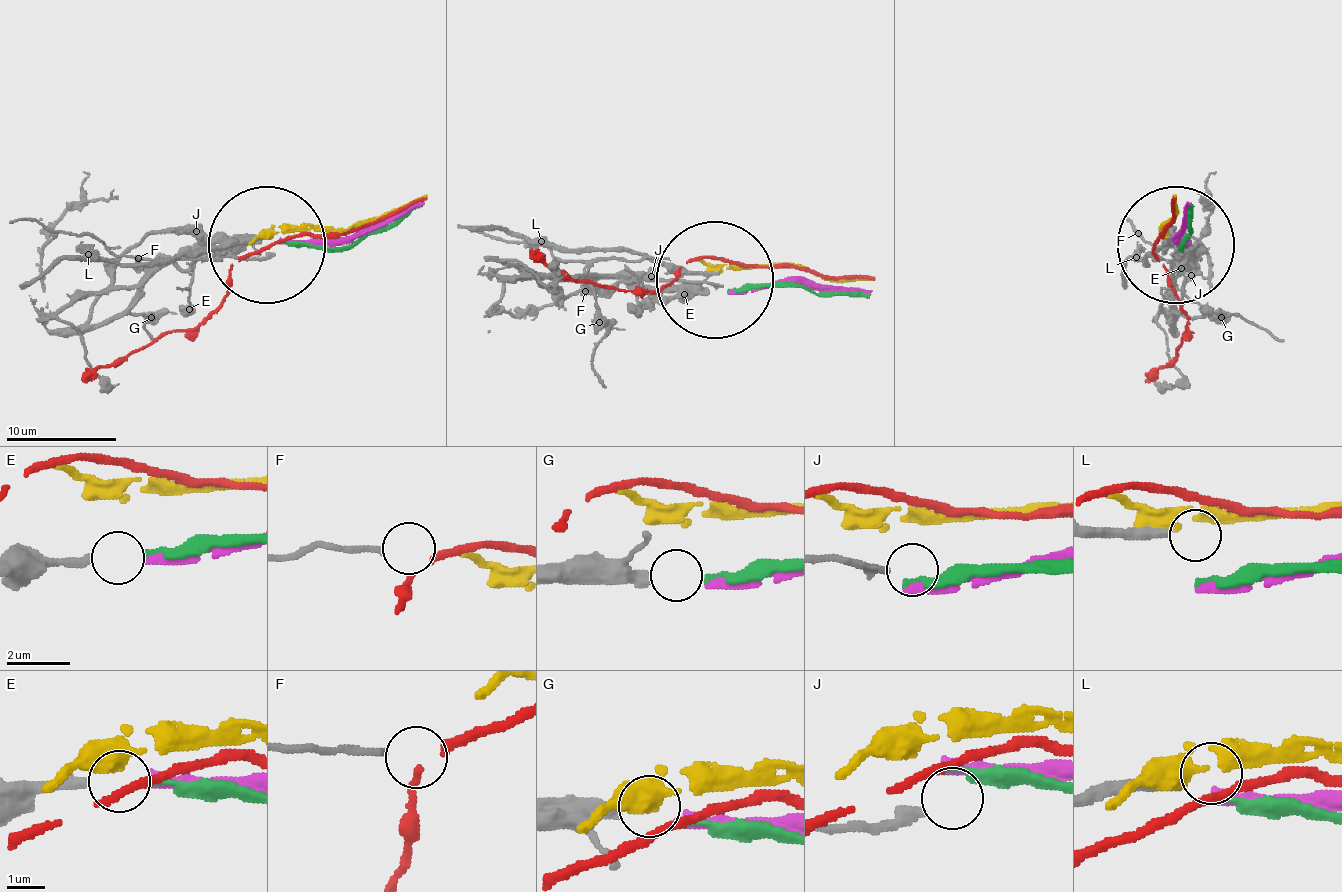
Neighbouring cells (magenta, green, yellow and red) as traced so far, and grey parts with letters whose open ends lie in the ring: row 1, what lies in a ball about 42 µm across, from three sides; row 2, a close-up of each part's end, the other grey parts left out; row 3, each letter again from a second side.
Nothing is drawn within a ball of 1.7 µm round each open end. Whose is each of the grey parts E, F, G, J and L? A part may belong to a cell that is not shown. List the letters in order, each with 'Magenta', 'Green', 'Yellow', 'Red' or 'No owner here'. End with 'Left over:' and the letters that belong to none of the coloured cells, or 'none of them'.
E: Green
F: Red
G: Magenta
J: No owner here
L: No owner here
Left over: J, L

